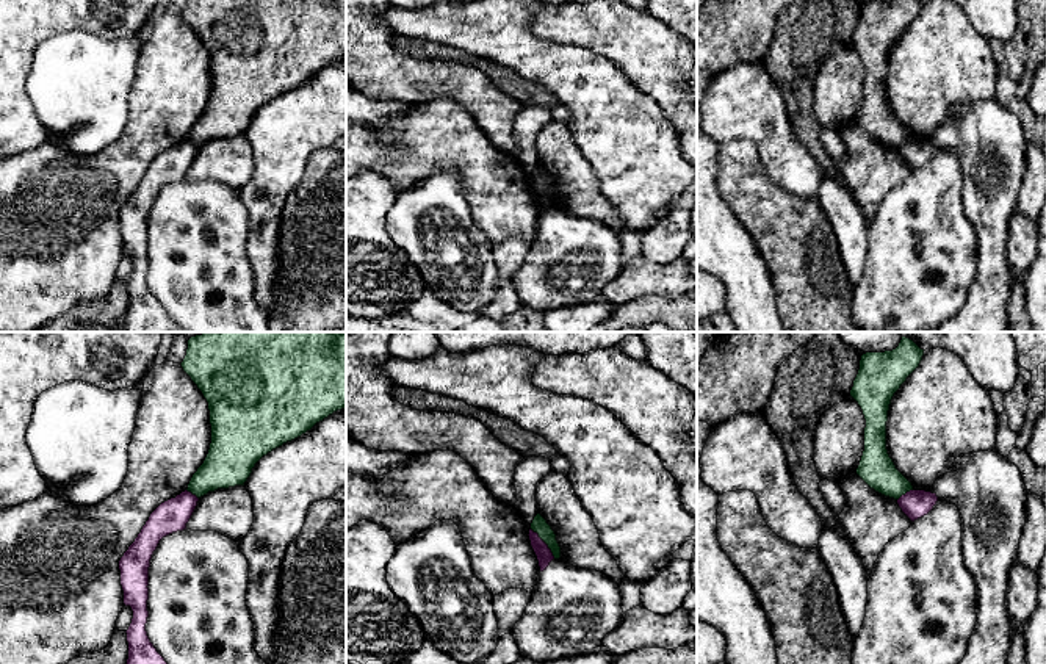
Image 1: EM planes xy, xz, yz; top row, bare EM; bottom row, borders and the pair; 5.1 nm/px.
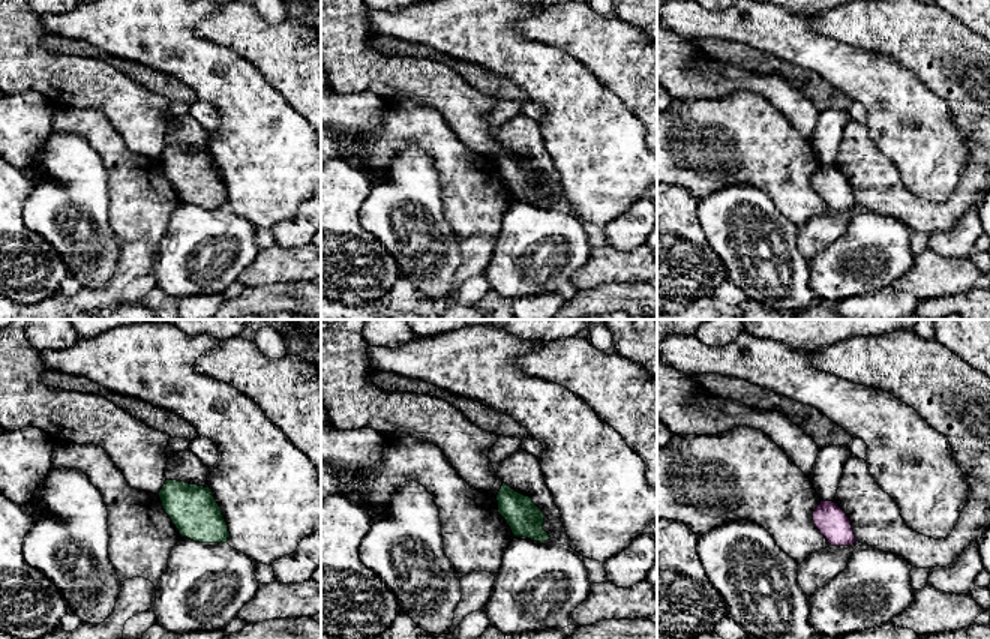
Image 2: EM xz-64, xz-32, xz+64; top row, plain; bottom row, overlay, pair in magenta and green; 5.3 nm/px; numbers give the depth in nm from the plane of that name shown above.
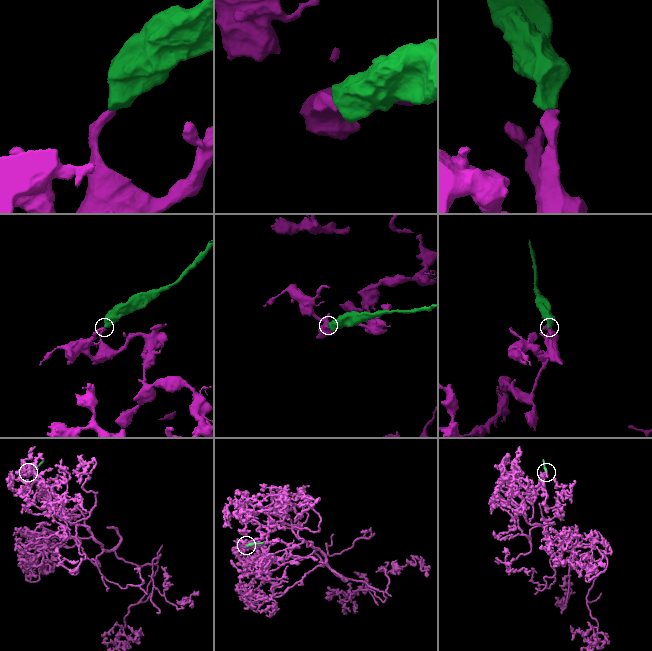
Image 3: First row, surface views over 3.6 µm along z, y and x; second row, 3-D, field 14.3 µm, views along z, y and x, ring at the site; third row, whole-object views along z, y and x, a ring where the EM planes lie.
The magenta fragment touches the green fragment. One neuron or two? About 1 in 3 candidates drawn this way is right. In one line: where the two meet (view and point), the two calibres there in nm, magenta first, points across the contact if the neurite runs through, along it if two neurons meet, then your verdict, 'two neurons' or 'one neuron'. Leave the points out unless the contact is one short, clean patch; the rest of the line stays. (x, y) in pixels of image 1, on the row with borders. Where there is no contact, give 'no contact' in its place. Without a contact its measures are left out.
xz (545, 544) | 80/90 nm | along xz (531, 528), (555, 558) | two neurons

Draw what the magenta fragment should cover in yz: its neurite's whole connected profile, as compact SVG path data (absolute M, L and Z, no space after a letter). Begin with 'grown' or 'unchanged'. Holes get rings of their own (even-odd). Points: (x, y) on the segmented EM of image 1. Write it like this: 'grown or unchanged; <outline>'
unchanged; M910 490L897 500L902 512L911 520L918 520L927 515L936 504L936 493L925 490Z

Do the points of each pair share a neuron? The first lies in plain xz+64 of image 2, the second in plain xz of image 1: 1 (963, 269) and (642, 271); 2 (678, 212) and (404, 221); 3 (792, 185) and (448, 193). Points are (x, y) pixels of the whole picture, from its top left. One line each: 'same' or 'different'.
1: same
2: different
3: different

